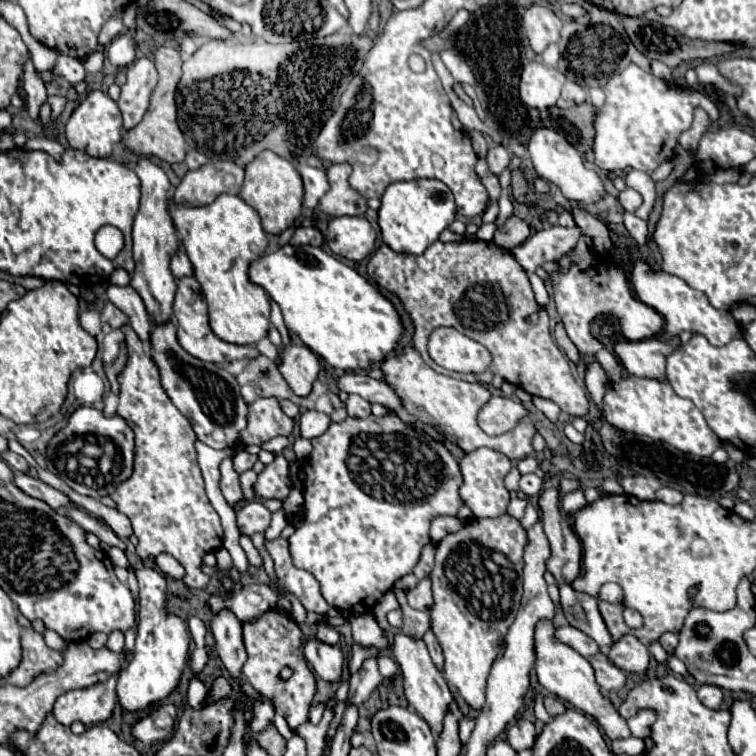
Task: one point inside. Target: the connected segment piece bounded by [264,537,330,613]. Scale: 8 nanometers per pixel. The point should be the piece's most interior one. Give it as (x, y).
(300, 583)

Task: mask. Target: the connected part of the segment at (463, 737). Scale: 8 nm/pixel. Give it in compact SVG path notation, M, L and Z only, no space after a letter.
M465 717L459 724L459 738L463 745L468 742L472 729L474 729L475 720L470 717Z

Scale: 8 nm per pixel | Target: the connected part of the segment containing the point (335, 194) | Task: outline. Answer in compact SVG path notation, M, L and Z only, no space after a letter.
M348 163L330 165L326 173L330 181L330 191L320 199L320 211L330 217L364 215L368 209L366 199L348 183L352 167Z

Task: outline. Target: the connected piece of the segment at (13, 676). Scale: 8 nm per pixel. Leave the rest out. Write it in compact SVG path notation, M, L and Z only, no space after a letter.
M22 629L22 661L6 677L6 683L24 687L42 673L56 671L62 665L62 653L50 649L44 637L34 629Z

